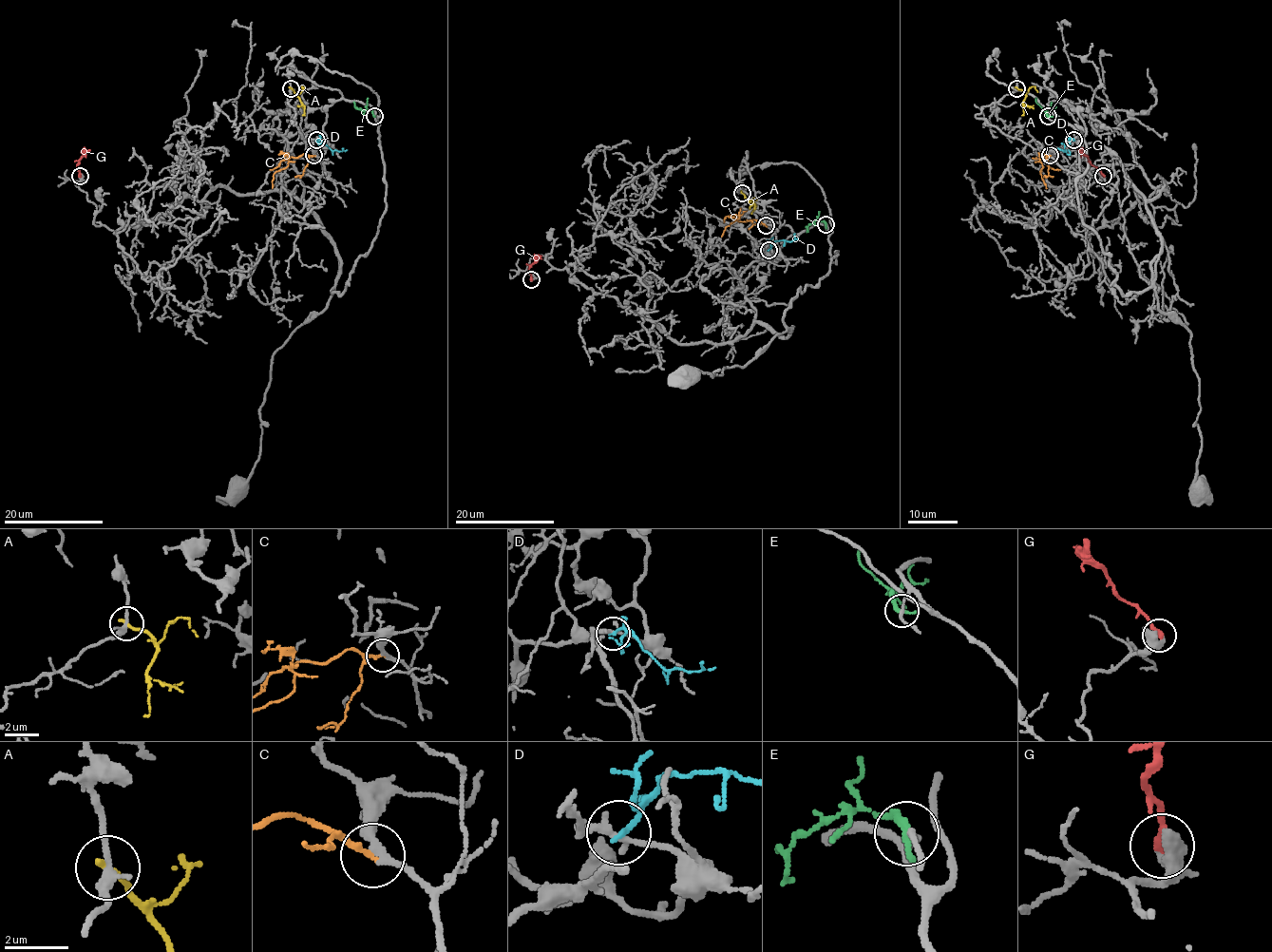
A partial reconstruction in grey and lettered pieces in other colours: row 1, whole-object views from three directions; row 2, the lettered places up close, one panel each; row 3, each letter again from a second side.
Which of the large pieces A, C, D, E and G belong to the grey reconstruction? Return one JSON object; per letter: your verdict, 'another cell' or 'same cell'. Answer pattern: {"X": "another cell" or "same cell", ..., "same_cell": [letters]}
{"A": "another cell", "C": "another cell", "D": "another cell", "E": "another cell", "G": "same cell", "same_cell": ["G"]}

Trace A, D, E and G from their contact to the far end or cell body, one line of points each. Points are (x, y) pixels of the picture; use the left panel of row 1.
A: (290, 88), (304, 106), (302, 116)
D: (316, 141), (321, 139), (332, 150), (343, 150), (342, 147)
E: (374, 116), (370, 109), (355, 106), (353, 102)
G: (79, 176), (78, 161), (90, 150)

